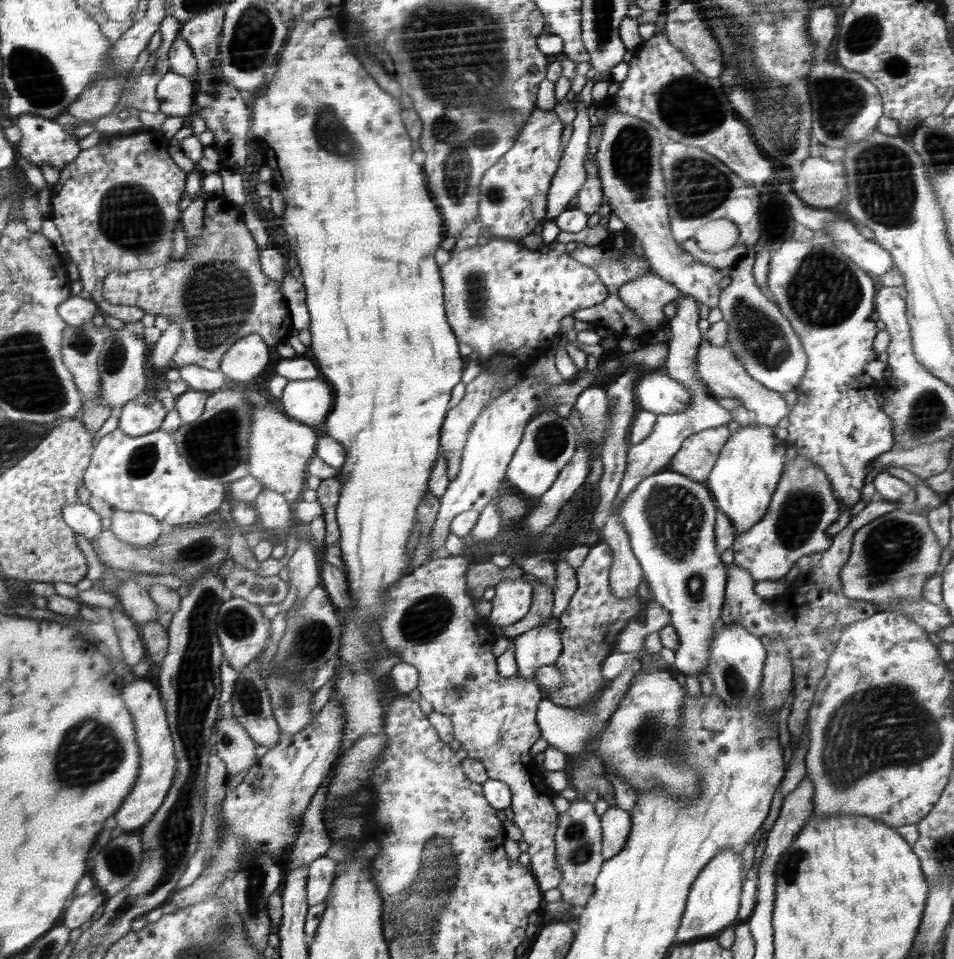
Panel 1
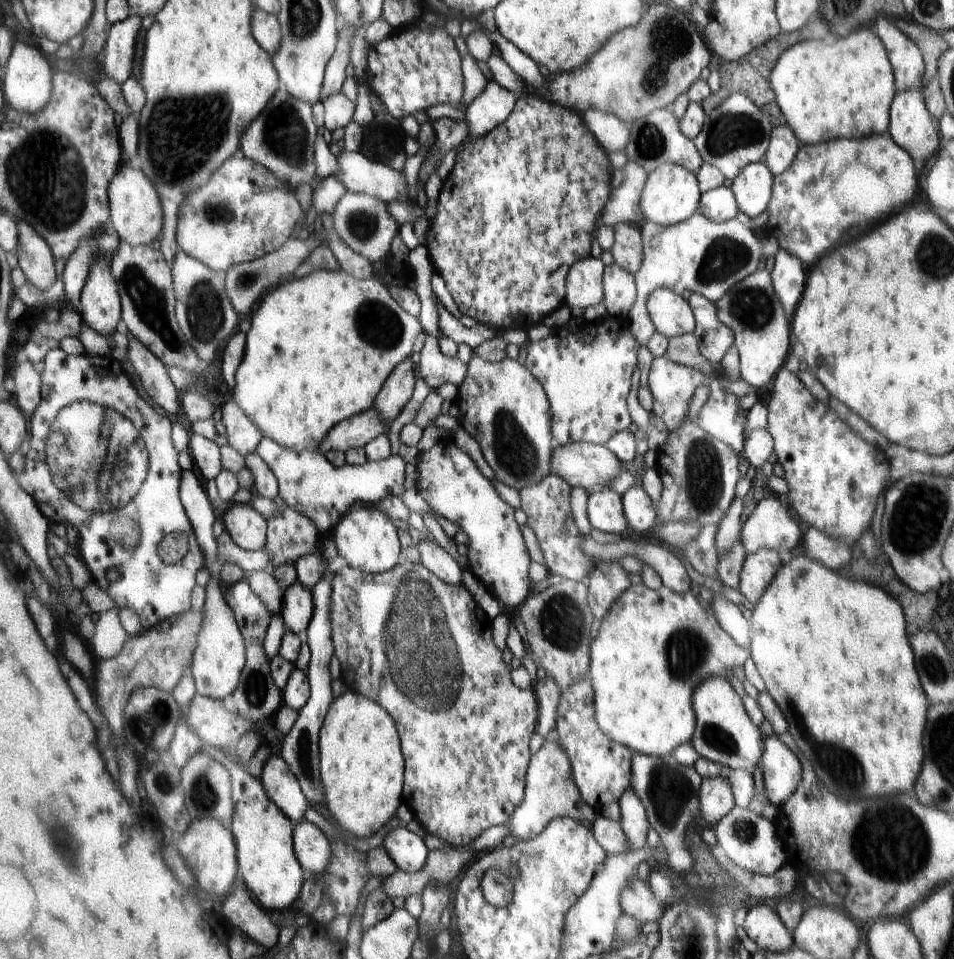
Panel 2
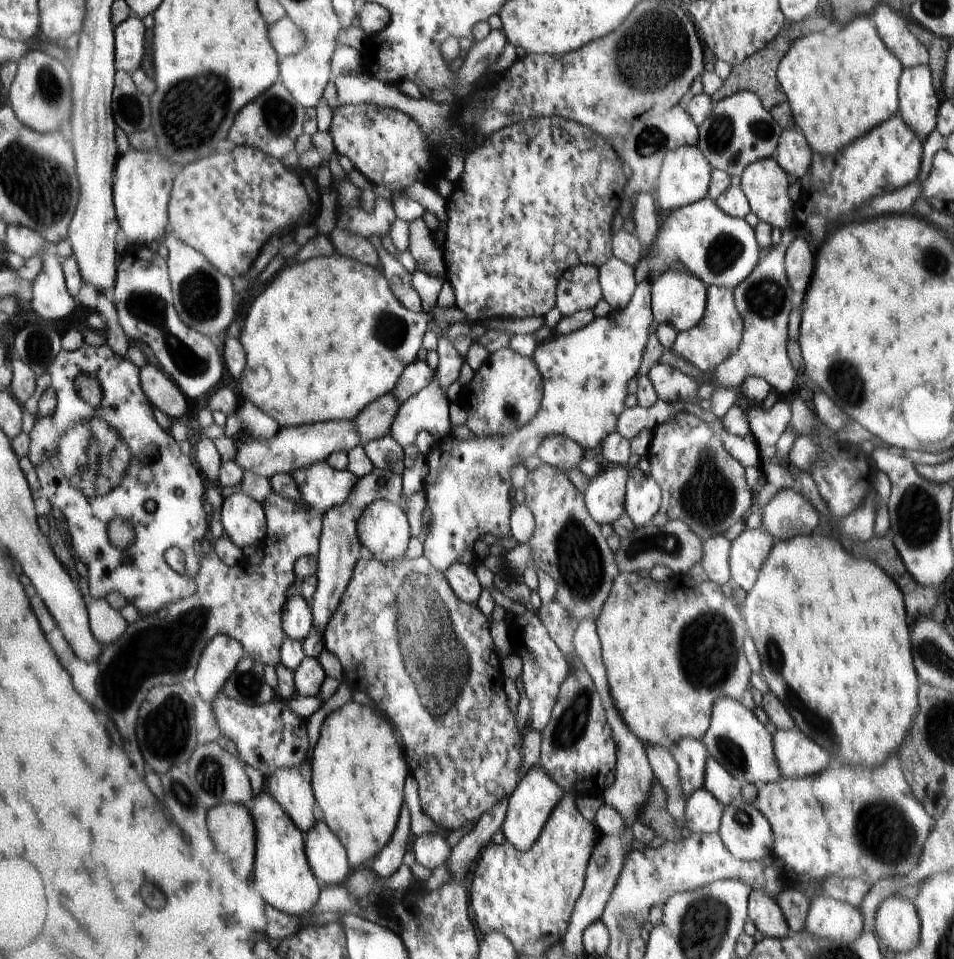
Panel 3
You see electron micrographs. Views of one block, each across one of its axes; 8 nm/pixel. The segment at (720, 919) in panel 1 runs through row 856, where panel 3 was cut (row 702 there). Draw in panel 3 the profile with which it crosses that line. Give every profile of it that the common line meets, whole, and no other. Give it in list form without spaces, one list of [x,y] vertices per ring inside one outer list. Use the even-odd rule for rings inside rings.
[[[718,699],[713,706],[709,730],[701,741],[707,746],[709,756],[731,773],[742,787],[748,782],[753,785],[765,785],[777,783],[783,778],[777,765],[773,735],[768,732],[757,715],[744,708],[736,699]]]

